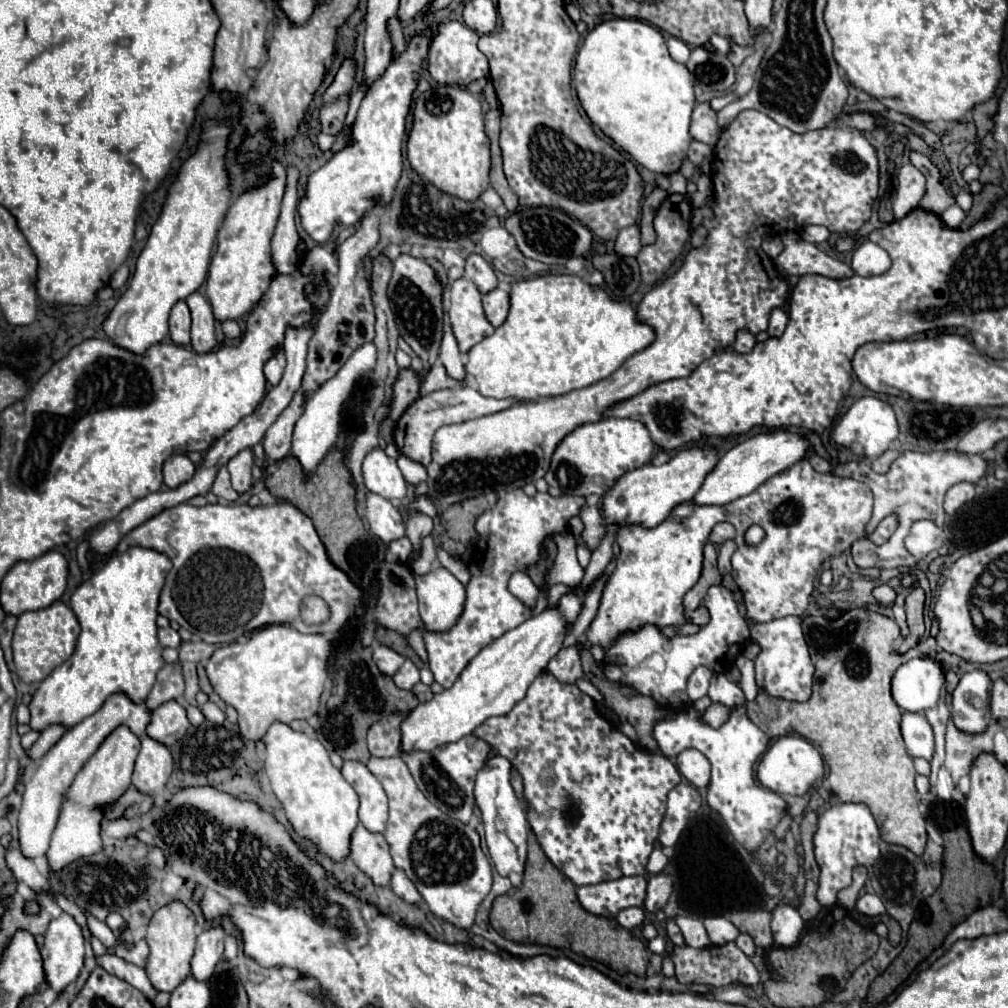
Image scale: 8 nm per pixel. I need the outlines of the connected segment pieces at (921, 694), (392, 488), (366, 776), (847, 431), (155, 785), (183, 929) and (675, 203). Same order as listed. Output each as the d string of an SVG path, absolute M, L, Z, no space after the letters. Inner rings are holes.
M913 658L893 674L891 694L903 712L925 712L937 706L943 684L943 670L935 660Z
M383 448L371 450L363 460L363 476L369 492L375 492L387 500L401 500L407 494L407 482L393 458Z
M345 762L341 774L355 788L361 800L359 822L369 832L383 834L387 824L387 794L381 782L361 762Z
M873 396L859 398L847 410L847 414L839 420L839 424L833 430L833 440L839 446L849 448L851 452L855 452L857 456L863 456L863 458L881 456L897 436L899 436L899 426L897 426L897 418L895 418L893 408L887 402L873 398Z
M153 738L141 740L141 750L135 760L135 770L131 784L143 794L159 794L165 790L165 784L171 776L173 758L167 746L155 742Z
M179 900L169 902L167 906L159 908L149 926L147 926L147 944L151 948L151 956L147 962L147 976L151 980L151 984L161 992L173 992L179 982L183 982L183 978L187 978L187 974L191 972L191 958L195 952L195 916L193 912Z
M669 194L663 200L663 204L659 206L657 216L653 220L653 226L655 226L655 232L657 232L657 240L651 246L643 246L639 256L637 256L643 284L647 284L647 286L655 284L671 268L673 260L681 256L685 244L691 238L691 214L693 214L693 208L691 208L691 202L689 202L689 198L685 194Z

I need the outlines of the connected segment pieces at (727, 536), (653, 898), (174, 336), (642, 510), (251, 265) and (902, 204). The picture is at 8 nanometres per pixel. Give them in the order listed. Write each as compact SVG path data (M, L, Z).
M729 522L717 524L717 526L711 530L711 536L709 536L709 540L711 540L713 544L723 544L725 540L733 540L733 538L735 538L735 528L733 528L733 524L729 524Z
M655 874L647 884L647 898L643 908L647 912L661 910L673 892L673 880L667 874Z
M179 300L171 314L169 314L169 334L171 334L171 340L175 344L181 344L181 346L189 346L189 328L191 328L191 314L189 314L189 308L183 300Z
M687 448L687 450L679 450L675 458L671 458L663 466L647 464L623 474L613 484L613 488L609 488L607 494L603 496L605 526L609 524L615 524L617 528L621 528L623 524L635 524L643 528L659 526L675 506L691 500L691 494L699 490L699 482L703 482L703 478L715 468L717 460L719 458L715 448L707 448L707 450Z
M279 160L271 164L271 178L255 190L245 190L227 210L225 222L217 234L217 252L209 266L205 296L213 306L219 322L237 320L253 310L267 292L275 270L271 270L271 236L279 218L281 198L285 188L285 166Z
M913 164L901 166L901 172L897 176L897 198L893 204L895 220L901 220L911 210L915 210L919 206L919 200L923 198L923 194L925 194L923 174Z

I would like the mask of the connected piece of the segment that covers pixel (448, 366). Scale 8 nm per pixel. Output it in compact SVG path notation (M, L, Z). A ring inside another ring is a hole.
M445 318L445 324L443 324L443 340L441 340L441 354L439 354L447 374L455 380L465 380L467 374L465 374L465 368L463 368L463 354L459 352L459 346L455 342L455 336L453 336L453 330L451 330L451 324L449 320Z

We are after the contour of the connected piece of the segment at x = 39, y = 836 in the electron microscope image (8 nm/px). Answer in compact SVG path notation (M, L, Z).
M113 694L107 698L107 702L89 718L79 722L77 726L69 728L61 740L37 762L37 766L27 774L25 778L25 790L23 790L23 806L19 812L19 846L21 854L25 858L37 858L45 856L49 850L51 834L57 826L59 808L63 804L65 792L69 790L73 778L83 768L83 764L91 758L91 754L101 746L101 742L117 728L127 726L133 734L141 736L147 728L151 712L145 708L145 704L133 704L125 694Z

